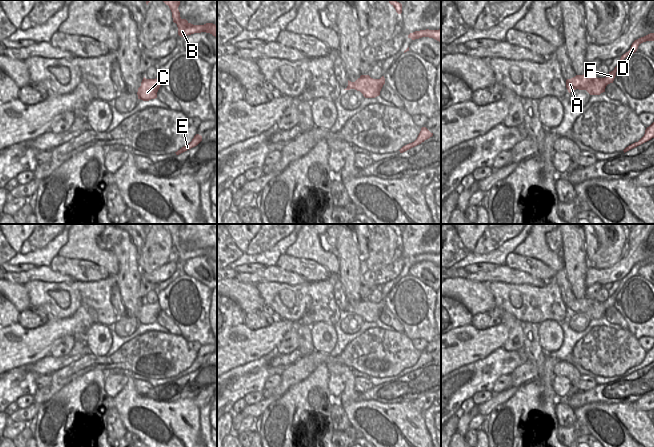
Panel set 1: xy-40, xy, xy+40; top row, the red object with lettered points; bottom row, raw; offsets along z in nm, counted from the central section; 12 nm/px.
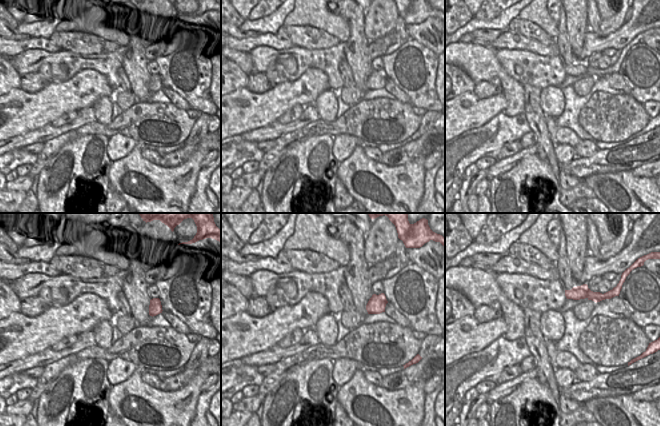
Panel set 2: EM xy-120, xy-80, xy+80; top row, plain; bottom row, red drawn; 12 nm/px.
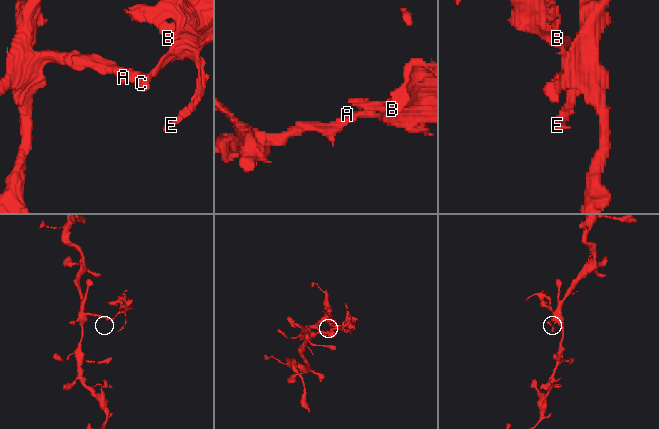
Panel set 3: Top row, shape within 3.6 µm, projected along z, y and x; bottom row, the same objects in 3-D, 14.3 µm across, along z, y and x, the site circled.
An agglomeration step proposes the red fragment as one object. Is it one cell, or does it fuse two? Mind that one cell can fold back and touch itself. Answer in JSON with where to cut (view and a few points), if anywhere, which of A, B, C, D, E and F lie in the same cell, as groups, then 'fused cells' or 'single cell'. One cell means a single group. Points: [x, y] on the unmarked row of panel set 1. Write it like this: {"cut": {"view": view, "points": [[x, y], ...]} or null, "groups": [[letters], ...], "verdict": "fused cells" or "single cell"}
{"cut": {"view": "xy+40", "points": [[601, 302], [607, 308]]}, "groups": [["A", "C"], ["B", "D", "E", "F"]], "verdict": "fused cells"}

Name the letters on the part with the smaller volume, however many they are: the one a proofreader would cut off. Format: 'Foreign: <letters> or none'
Foreign: B, D, E, F

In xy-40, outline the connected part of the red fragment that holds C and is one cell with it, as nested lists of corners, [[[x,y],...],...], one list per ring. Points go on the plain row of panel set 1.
[[[143,302],[141,310],[138,312],[138,323],[143,325],[149,325],[151,323],[157,322],[157,316],[161,308],[156,305],[156,303],[146,303]]]

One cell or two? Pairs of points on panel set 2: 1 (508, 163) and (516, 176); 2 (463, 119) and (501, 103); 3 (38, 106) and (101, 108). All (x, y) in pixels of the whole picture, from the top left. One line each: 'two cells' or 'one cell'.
1: two cells
2: one cell
3: two cells

